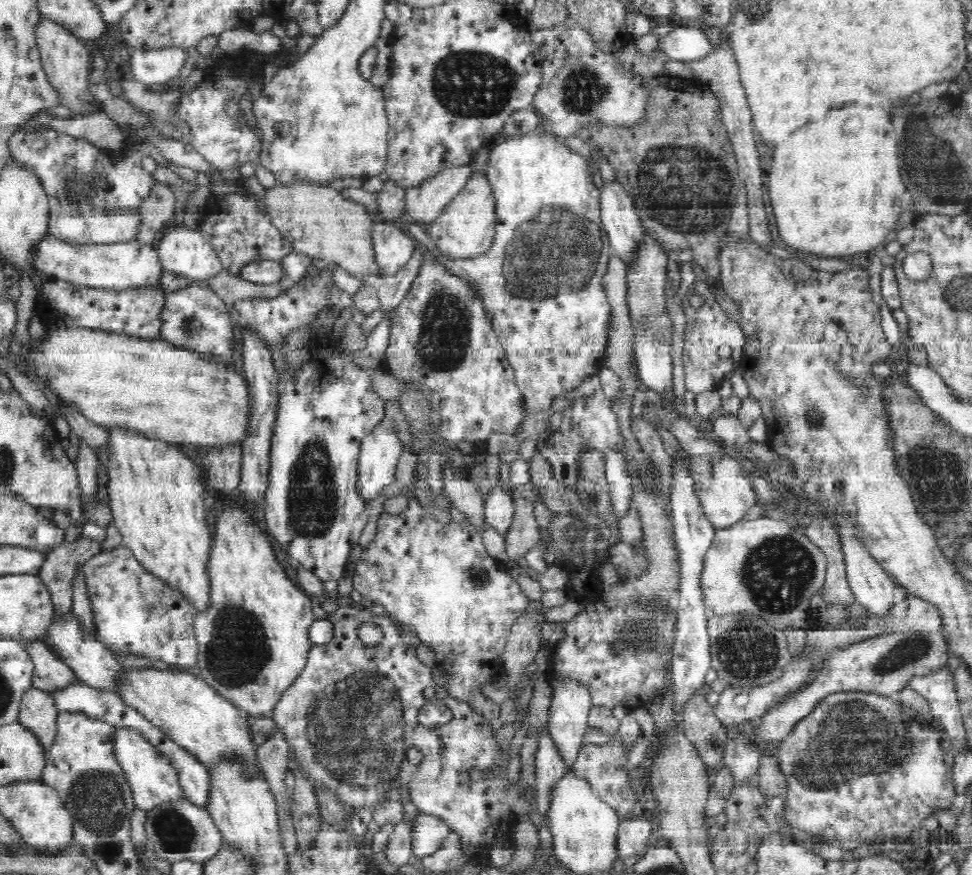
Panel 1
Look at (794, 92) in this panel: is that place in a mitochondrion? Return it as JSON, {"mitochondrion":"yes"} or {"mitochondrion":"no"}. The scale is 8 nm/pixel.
{"mitochondrion":"no"}

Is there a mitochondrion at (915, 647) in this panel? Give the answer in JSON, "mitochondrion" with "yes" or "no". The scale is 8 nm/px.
{"mitochondrion":"yes"}

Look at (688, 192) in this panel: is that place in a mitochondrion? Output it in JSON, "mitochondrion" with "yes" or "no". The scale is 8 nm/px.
{"mitochondrion":"yes"}

